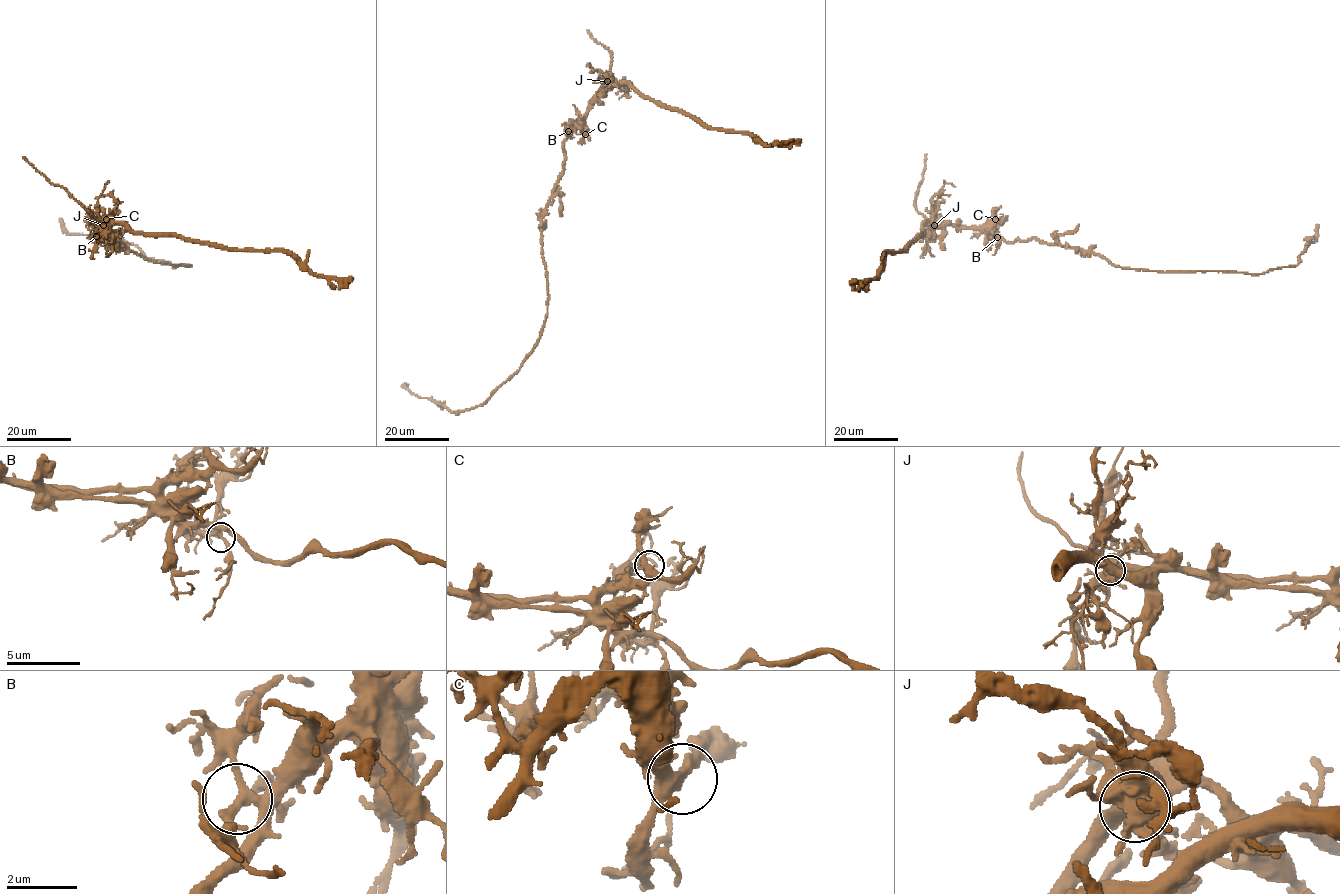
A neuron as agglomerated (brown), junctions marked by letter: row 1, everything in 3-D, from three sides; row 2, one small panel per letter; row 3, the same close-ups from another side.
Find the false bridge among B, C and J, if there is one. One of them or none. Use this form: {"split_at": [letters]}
{"split_at": ["J"]}

